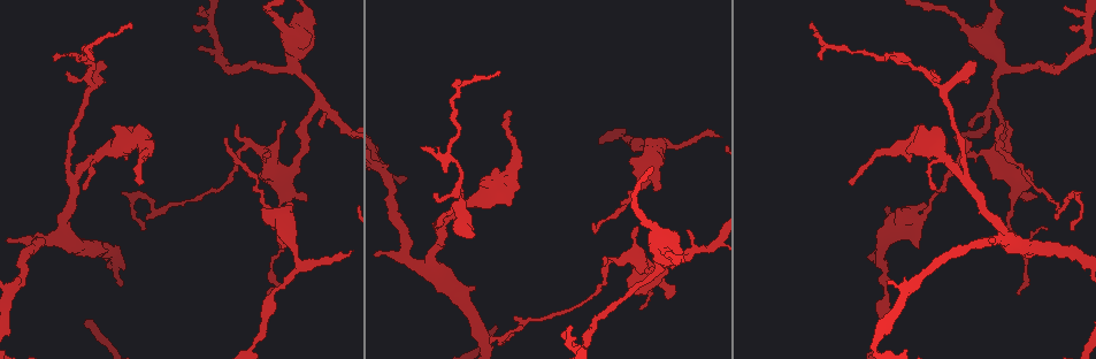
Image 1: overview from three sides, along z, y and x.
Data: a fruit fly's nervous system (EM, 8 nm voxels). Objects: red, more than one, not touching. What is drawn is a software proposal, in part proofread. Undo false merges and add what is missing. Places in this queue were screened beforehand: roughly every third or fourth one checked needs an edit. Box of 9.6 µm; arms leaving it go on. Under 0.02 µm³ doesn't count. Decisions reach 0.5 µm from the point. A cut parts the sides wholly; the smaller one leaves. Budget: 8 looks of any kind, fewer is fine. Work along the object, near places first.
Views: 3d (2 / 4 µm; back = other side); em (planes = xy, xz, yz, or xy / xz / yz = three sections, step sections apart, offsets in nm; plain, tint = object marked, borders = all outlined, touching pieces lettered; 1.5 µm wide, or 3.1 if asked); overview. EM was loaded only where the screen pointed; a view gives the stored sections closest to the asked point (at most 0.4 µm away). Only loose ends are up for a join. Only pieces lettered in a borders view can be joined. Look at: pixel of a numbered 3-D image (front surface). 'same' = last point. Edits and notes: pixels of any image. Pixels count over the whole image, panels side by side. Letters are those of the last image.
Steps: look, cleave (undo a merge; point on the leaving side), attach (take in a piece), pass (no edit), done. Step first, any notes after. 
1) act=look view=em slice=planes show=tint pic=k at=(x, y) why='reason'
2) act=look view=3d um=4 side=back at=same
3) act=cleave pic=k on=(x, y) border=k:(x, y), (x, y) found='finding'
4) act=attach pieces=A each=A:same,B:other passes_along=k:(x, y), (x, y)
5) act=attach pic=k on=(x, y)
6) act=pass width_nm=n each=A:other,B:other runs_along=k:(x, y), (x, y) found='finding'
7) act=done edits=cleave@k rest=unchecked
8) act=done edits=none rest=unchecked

act=look view=em slice=xy step=8 show=borders pic=1 at=(279, 289) why='a narrow waist'

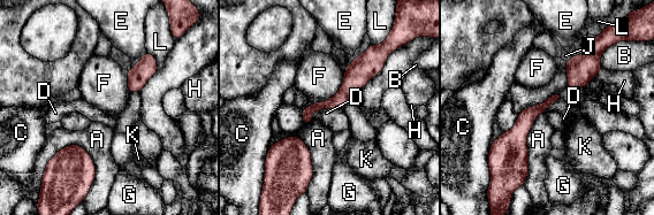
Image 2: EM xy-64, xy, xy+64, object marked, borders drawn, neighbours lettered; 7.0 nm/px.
act=look view=em slice=planes show=borders at=same

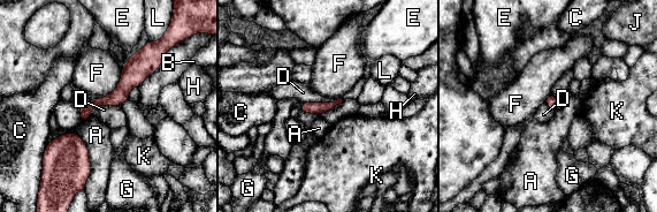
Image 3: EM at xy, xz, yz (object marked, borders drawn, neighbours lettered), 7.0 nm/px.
act=pass width_nm=80 each=A:other,B:other,C:other,D:other,E:other,F:other,G:other,H:other,J:other,K:other,L:other found='all the same cell'

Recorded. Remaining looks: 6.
act=look view=3d um=4 side=back pic=1 at=(811, 25) why='tapers out'

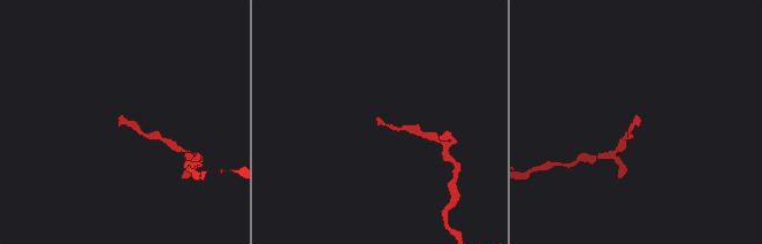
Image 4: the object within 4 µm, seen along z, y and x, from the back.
act=look view=em slice=planes show=borders pic=4 at=(638, 118) why='shape alone is not enough'

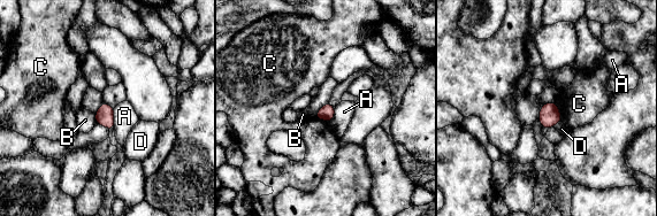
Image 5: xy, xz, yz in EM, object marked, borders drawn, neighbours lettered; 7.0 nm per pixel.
act=pass each=A:other,B:other,C:other,D:other border=5:(113, 108), (114, 126) found='none of them fits'

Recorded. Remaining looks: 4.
act=look view=em slice=planes show=borders pic=1 at=(593, 224) why='tapers out'

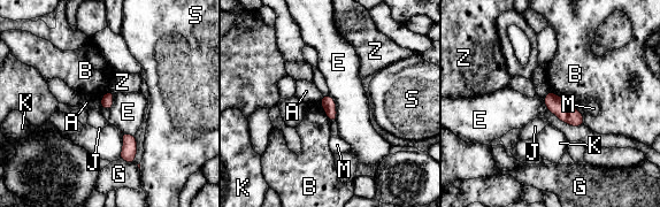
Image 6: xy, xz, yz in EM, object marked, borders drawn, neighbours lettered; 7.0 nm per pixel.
act=pass width_nm=80 each=A:other,B:other,E:other,G:other,J:other,K:other,M:other,S:other,Z:other border=6:(328, 94), (335, 101), (336, 120) found='none of them fits'

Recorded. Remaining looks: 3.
act=done edits=none rest=unchecked

